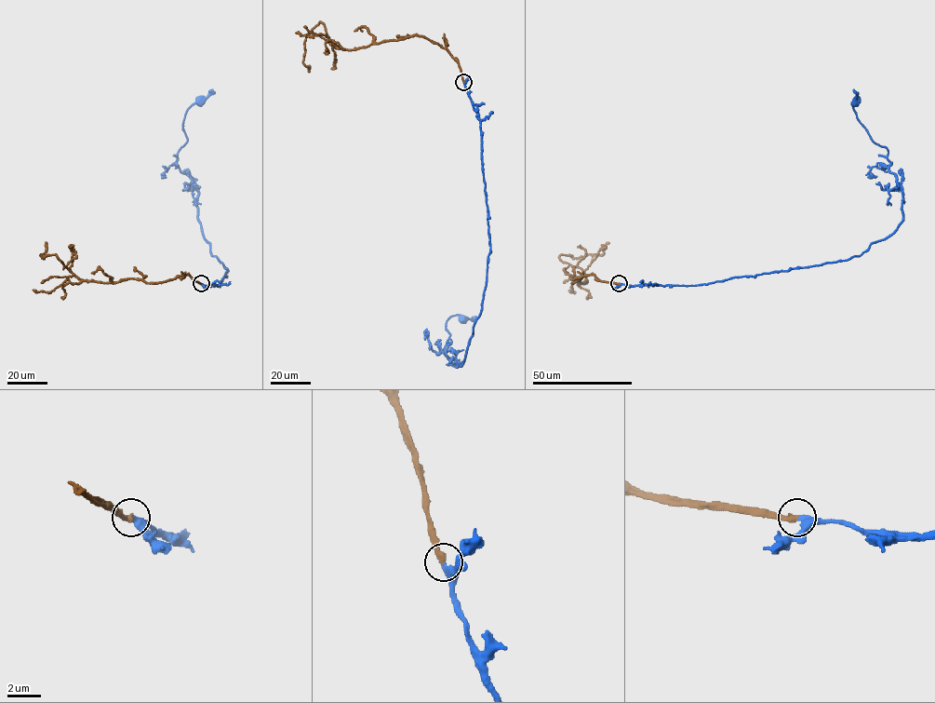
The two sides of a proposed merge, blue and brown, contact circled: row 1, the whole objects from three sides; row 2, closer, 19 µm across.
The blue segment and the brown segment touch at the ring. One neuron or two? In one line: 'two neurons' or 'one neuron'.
one neuron

